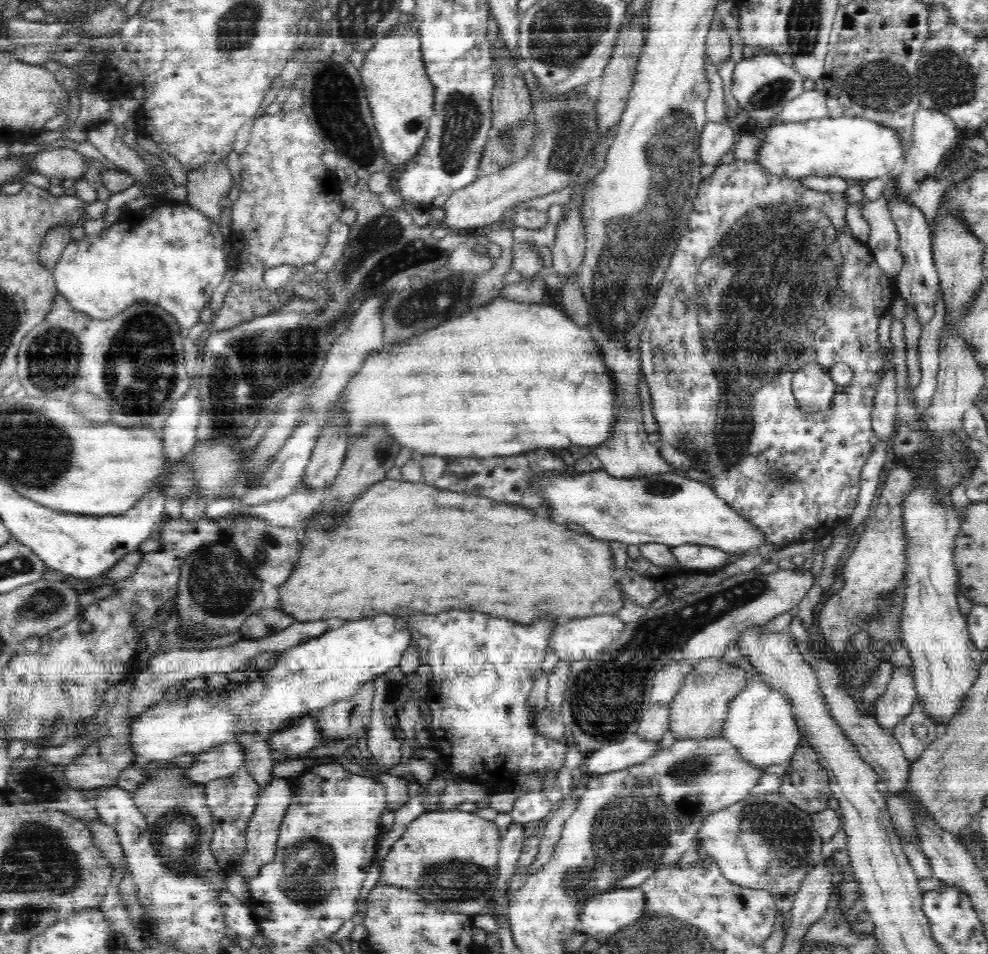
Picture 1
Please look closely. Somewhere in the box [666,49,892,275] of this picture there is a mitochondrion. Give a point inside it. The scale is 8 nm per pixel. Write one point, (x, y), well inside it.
(772, 93)

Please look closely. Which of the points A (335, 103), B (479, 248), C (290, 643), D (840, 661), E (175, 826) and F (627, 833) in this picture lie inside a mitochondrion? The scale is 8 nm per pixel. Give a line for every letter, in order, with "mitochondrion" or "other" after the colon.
A: mitochondrion
B: other
C: other
D: other
E: mitochondrion
F: mitochondrion

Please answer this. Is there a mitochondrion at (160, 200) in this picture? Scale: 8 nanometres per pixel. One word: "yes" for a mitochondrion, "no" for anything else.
no

